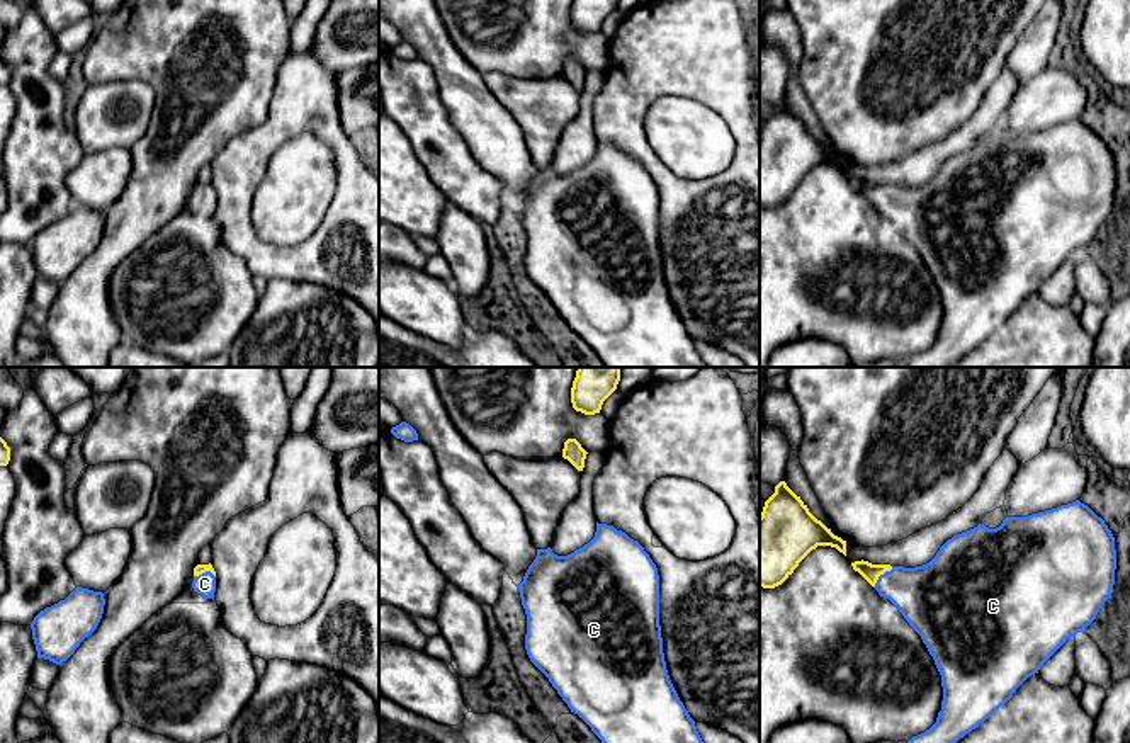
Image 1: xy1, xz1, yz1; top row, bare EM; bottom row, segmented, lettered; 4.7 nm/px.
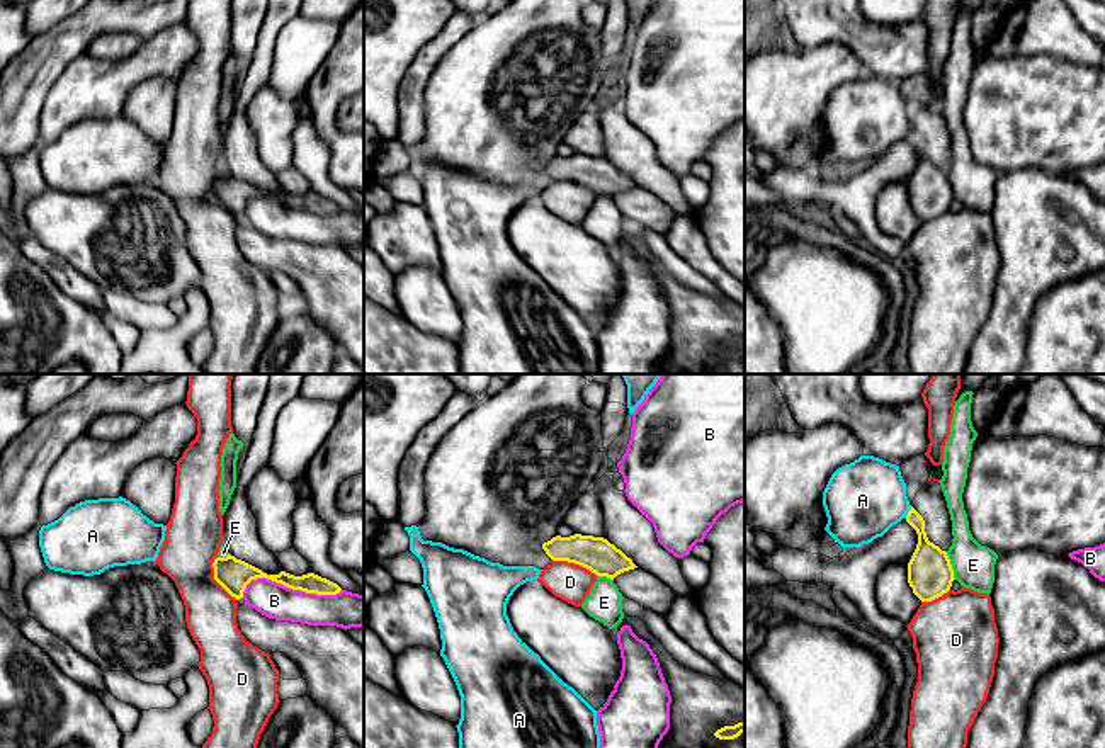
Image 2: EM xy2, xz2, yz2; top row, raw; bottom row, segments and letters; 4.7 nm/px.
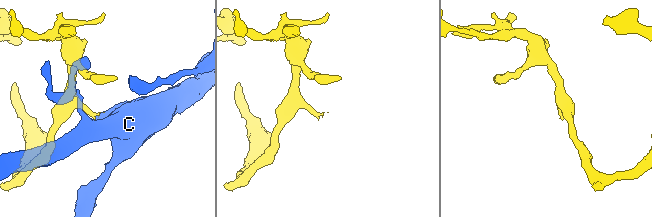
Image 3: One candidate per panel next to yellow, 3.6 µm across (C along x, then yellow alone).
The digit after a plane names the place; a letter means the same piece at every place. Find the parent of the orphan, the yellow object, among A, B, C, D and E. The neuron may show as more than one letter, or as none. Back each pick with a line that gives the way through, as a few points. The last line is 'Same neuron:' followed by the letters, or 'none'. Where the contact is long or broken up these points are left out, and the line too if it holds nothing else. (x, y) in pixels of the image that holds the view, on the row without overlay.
C: across yz1 (870, 191), (881, 192), (891, 201), (928, 215)
Same neuron: C

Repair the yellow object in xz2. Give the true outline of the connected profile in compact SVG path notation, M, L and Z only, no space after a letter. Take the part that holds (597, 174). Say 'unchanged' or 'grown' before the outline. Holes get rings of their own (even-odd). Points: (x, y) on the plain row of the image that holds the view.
unchanged; M575 153L570 156L556 155L542 163L552 180L580 184L597 196L614 199L617 194L638 187L631 177L604 156Z

